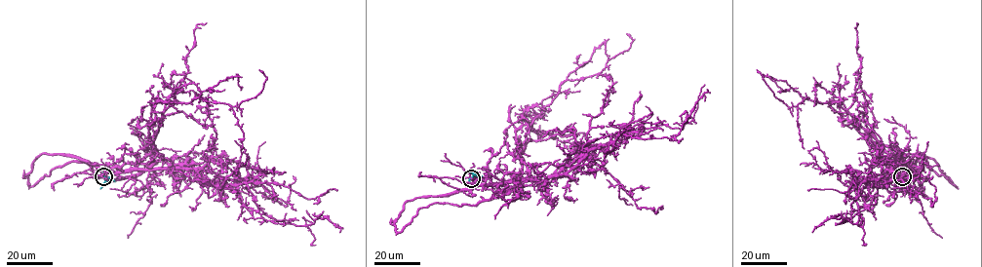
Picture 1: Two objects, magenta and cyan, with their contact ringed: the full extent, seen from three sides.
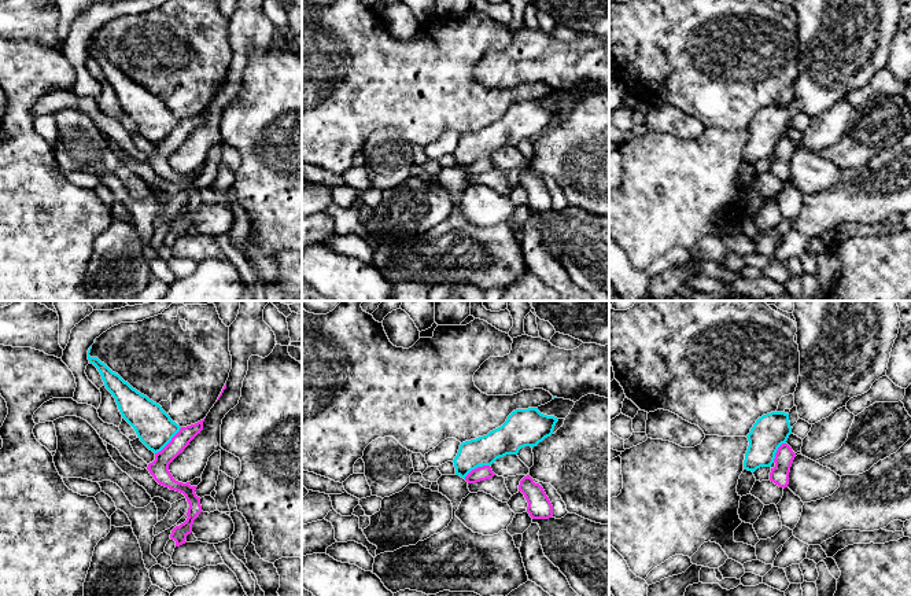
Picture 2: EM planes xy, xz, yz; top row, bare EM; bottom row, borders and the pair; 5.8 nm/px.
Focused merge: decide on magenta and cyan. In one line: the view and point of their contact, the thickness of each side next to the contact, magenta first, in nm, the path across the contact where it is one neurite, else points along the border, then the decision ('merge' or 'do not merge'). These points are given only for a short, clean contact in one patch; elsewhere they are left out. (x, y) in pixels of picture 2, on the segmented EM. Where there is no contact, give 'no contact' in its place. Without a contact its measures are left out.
xy (170, 441) | 110/220 nm | along xy (181, 427), (155, 453) | do not merge

